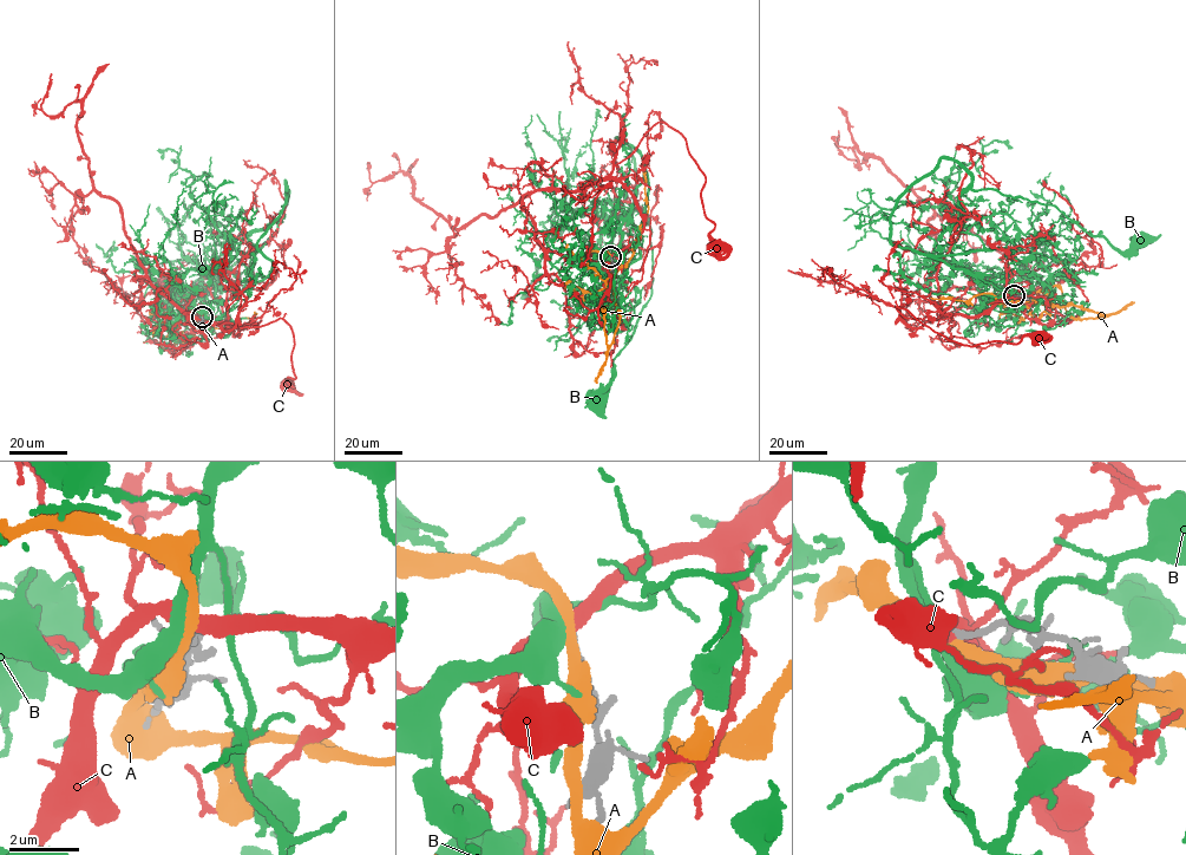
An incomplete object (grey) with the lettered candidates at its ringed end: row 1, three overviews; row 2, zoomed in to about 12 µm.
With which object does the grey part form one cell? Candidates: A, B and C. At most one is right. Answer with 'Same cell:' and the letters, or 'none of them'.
Same cell: B

